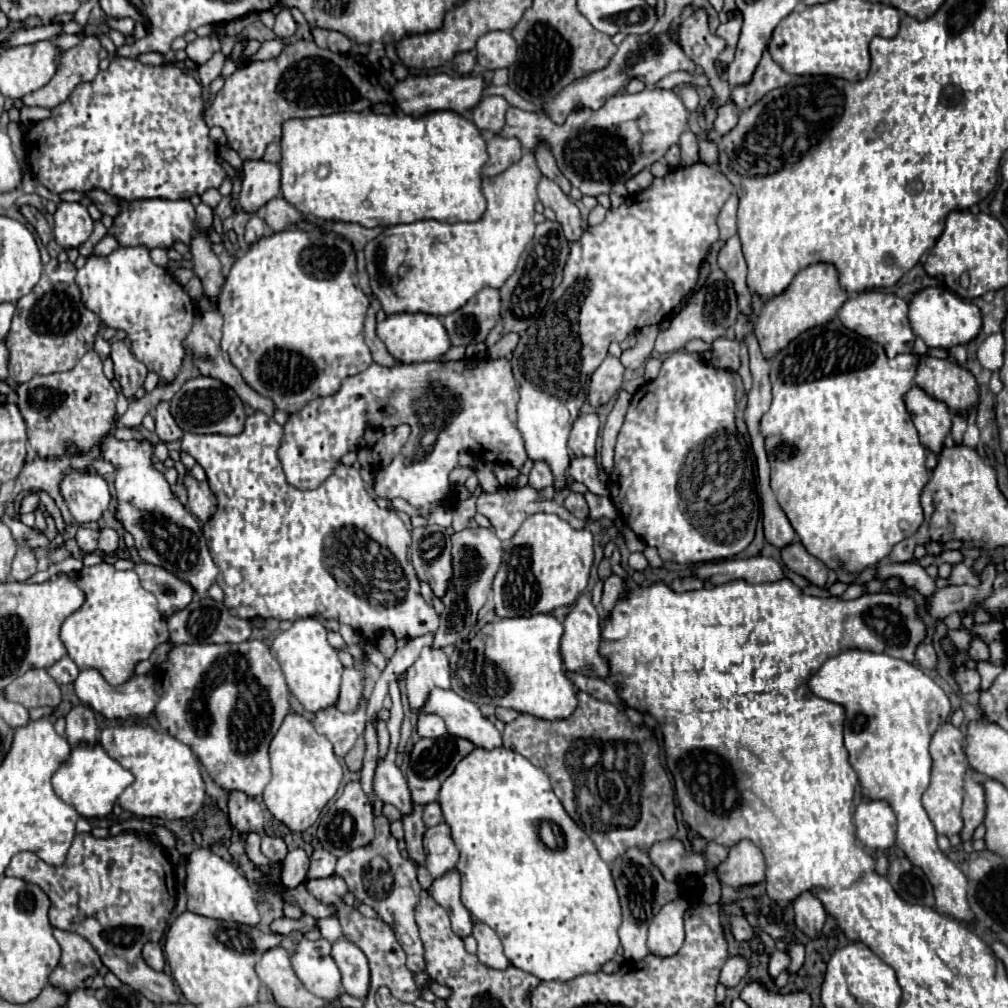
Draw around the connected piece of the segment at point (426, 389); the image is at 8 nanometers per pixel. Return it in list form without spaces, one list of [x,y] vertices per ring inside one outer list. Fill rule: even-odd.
[[[462,358],[454,362],[432,360],[420,364],[396,362],[392,368],[372,364],[364,374],[356,374],[346,382],[342,382],[342,388],[336,394],[328,398],[316,398],[308,402],[300,412],[288,416],[288,422],[284,424],[284,436],[278,448],[278,460],[282,462],[286,482],[290,486],[300,490],[314,490],[328,476],[332,476],[336,464],[344,454],[358,448],[364,436],[364,428],[370,424],[370,420],[376,428],[408,424],[412,432],[406,442],[406,452],[398,454],[392,460],[392,464],[374,474],[374,492],[380,498],[404,498],[412,506],[434,508],[442,504],[442,500],[450,494],[448,474],[458,466],[458,454],[462,450],[468,450],[484,458],[486,462],[510,462],[518,470],[524,466],[528,456],[524,450],[522,434],[516,428],[516,404],[518,404],[518,388],[512,376],[510,358],[496,358],[496,360]],[[368,408],[374,408],[374,416],[368,414]],[[420,436],[422,436],[422,460],[414,458],[420,446]]]

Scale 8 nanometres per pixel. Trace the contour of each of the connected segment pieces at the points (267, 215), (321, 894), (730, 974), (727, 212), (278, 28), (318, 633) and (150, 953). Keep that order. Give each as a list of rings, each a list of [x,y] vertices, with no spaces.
[[[276,196],[274,200],[270,200],[264,206],[264,222],[268,224],[268,228],[272,228],[274,232],[282,232],[292,228],[294,224],[298,224],[300,220],[306,220],[294,206],[290,206],[282,196]]]
[[[330,876],[330,878],[322,878],[322,880],[308,880],[306,882],[308,892],[318,898],[322,904],[338,904],[342,900],[342,896],[348,892],[346,882],[340,876]]]
[[[732,956],[732,958],[726,960],[726,964],[724,964],[722,972],[720,972],[720,980],[718,982],[722,986],[726,986],[726,988],[734,988],[742,980],[742,976],[746,972],[748,972],[746,960],[742,956]]]
[[[732,194],[718,214],[720,240],[728,240],[730,236],[736,234],[736,210],[738,210],[738,198],[736,198],[736,194]]]
[[[282,10],[278,16],[276,16],[276,24],[274,24],[274,34],[282,40],[290,38],[292,34],[296,32],[296,22],[292,18],[292,14],[288,10]]]
[[[300,618],[296,620],[286,632],[278,634],[272,642],[272,650],[276,660],[284,672],[286,684],[294,698],[302,704],[308,714],[324,706],[334,706],[338,692],[340,692],[340,676],[342,676],[342,662],[338,658],[338,650],[328,642],[328,630],[316,618]]]
[[[148,942],[148,944],[144,946],[144,950],[142,950],[142,956],[144,956],[144,960],[146,960],[146,964],[148,964],[150,968],[154,968],[154,970],[158,970],[158,972],[164,970],[166,962],[164,962],[164,952],[162,952],[160,944]]]

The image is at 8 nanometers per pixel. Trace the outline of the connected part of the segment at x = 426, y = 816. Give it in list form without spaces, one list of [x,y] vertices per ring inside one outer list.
[[[432,802],[432,804],[424,806],[422,820],[424,820],[426,828],[432,828],[432,826],[440,824],[440,822],[442,822],[442,810],[440,810],[440,804],[438,804],[438,802]]]

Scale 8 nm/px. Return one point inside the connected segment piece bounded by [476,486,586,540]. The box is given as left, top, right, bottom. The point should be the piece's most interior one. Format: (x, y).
(507, 508)

